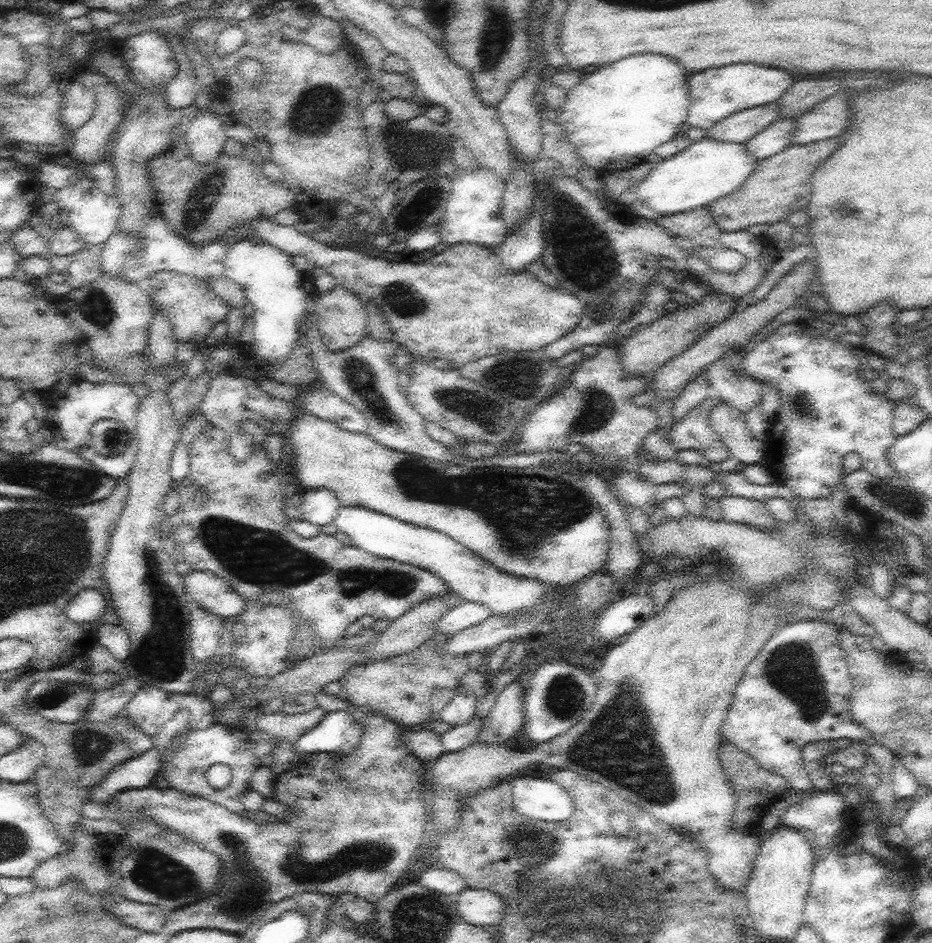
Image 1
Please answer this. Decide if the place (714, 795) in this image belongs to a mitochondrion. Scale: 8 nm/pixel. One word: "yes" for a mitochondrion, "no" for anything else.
no

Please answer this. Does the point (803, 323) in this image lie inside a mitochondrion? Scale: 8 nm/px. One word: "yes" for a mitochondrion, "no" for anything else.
no

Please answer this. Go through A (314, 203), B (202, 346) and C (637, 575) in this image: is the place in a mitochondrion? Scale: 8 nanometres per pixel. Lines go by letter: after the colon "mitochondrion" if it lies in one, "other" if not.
A: other
B: other
C: other

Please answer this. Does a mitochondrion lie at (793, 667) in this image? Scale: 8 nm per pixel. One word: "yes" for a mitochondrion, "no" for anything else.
yes

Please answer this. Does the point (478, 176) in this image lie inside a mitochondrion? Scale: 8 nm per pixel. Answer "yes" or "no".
no

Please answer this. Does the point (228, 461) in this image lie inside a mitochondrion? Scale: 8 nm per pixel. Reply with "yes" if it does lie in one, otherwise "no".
no

